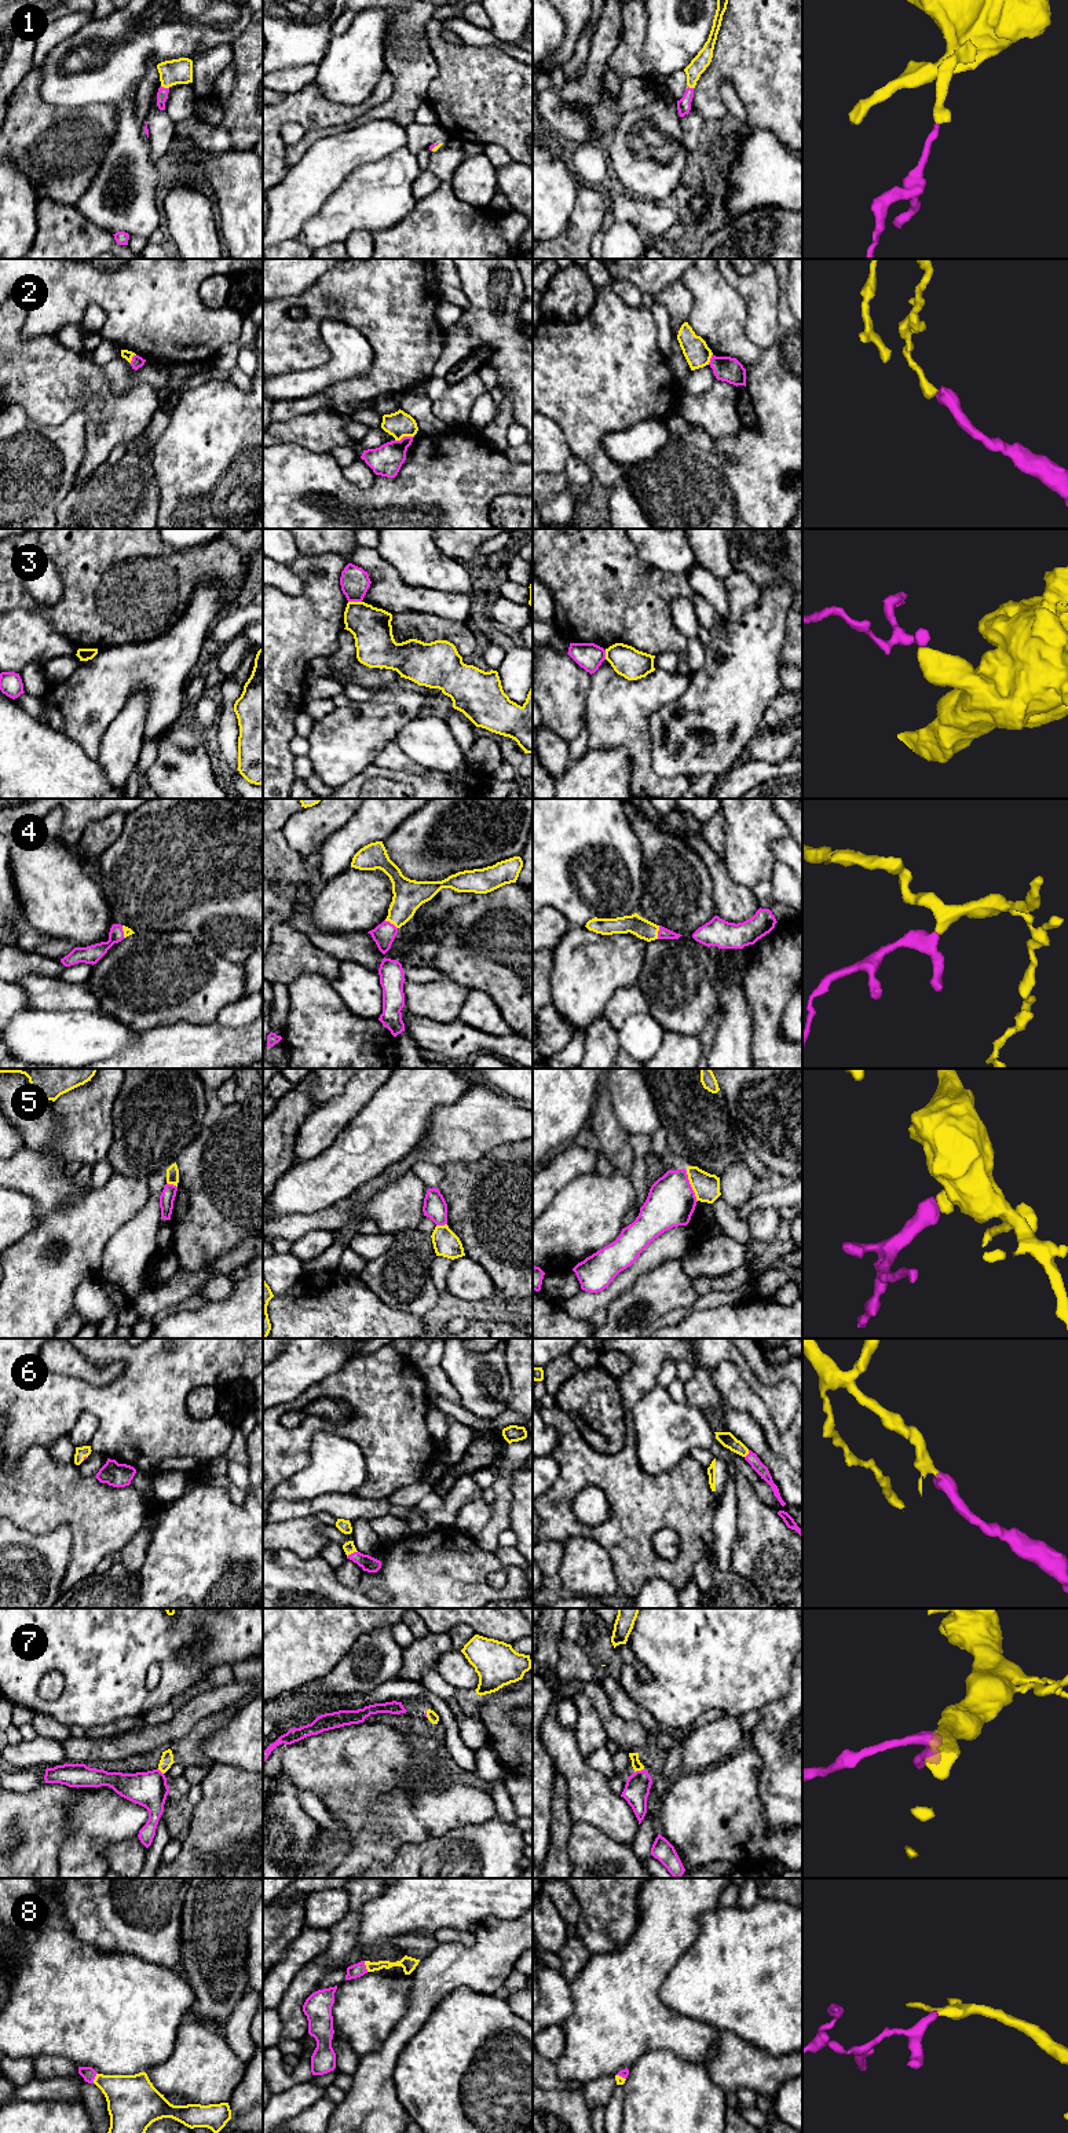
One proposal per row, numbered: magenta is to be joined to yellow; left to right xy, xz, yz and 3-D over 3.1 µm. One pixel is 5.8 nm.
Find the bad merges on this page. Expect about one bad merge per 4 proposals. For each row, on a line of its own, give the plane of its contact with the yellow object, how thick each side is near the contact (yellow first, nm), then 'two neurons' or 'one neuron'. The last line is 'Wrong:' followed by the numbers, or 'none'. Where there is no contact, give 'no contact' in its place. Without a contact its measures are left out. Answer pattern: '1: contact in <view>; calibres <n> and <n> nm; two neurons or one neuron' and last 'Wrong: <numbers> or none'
1: contact in xy; calibres 150 and 60 nm; one neuron
2: contact in xz; calibres 150 and 180 nm; two neurons
3: contact in xz; calibres 240 and 170 nm; two neurons
4: contact in yz; calibres 120 and 70 nm; one neuron
5: contact in yz; calibres 160 and 280 nm; two neurons
6: contact in xz; calibres 70 and 90 nm; one neuron
7: contact in yz; calibres 60 and 150 nm; one neuron
8: contact in xz; calibres 90 and 80 nm; one neuron
Wrong: 2, 3, 5

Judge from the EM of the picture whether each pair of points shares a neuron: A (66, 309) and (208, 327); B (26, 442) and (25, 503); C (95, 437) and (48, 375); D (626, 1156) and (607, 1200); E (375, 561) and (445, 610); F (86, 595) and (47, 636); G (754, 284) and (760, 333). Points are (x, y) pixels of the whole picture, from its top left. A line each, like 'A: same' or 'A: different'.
A: same
B: same
C: same
D: different
E: same
F: different
G: same

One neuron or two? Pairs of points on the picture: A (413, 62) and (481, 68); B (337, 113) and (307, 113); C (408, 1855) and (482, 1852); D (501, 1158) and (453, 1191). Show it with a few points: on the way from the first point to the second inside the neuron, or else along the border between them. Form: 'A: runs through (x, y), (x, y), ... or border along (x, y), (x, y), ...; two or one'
A: border along (425, 35), (438, 68), (427, 95); two
B: runs through (330, 113), (314, 113); one
C: runs through (425, 1847), (464, 1845); one
D: runs through (489, 1171), (471, 1189), (465, 1189); one

